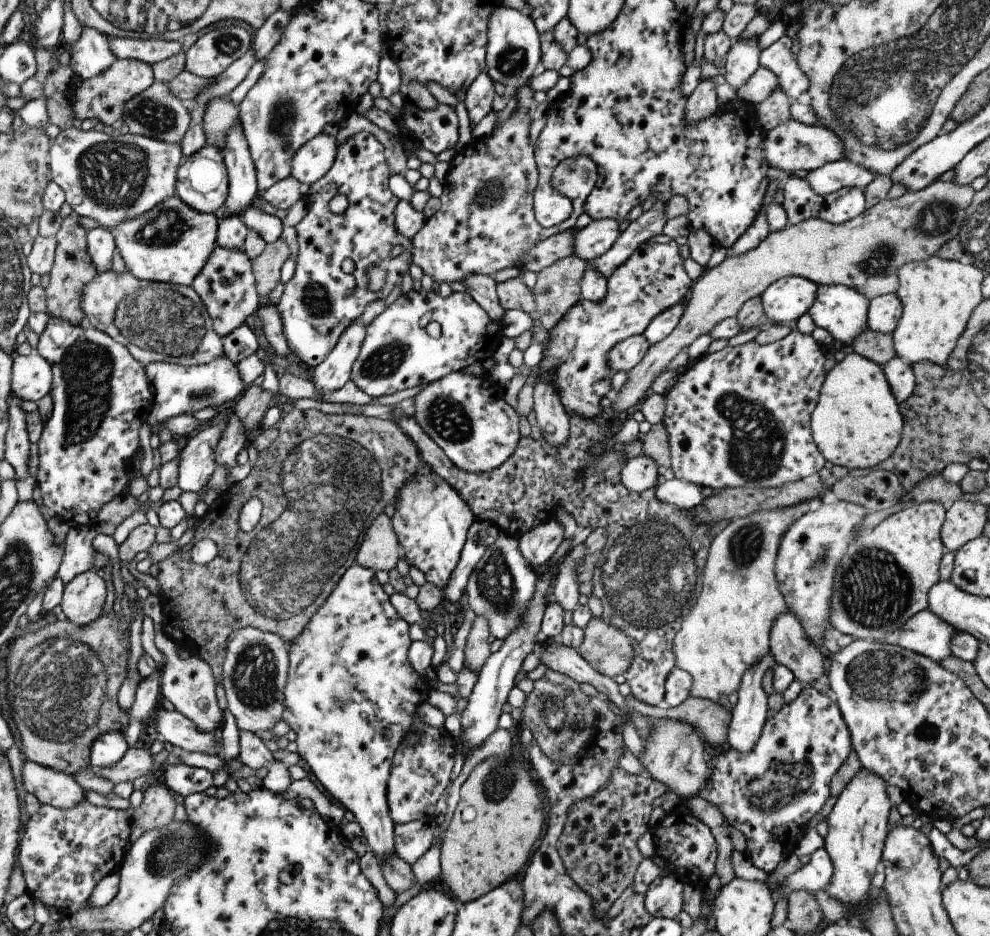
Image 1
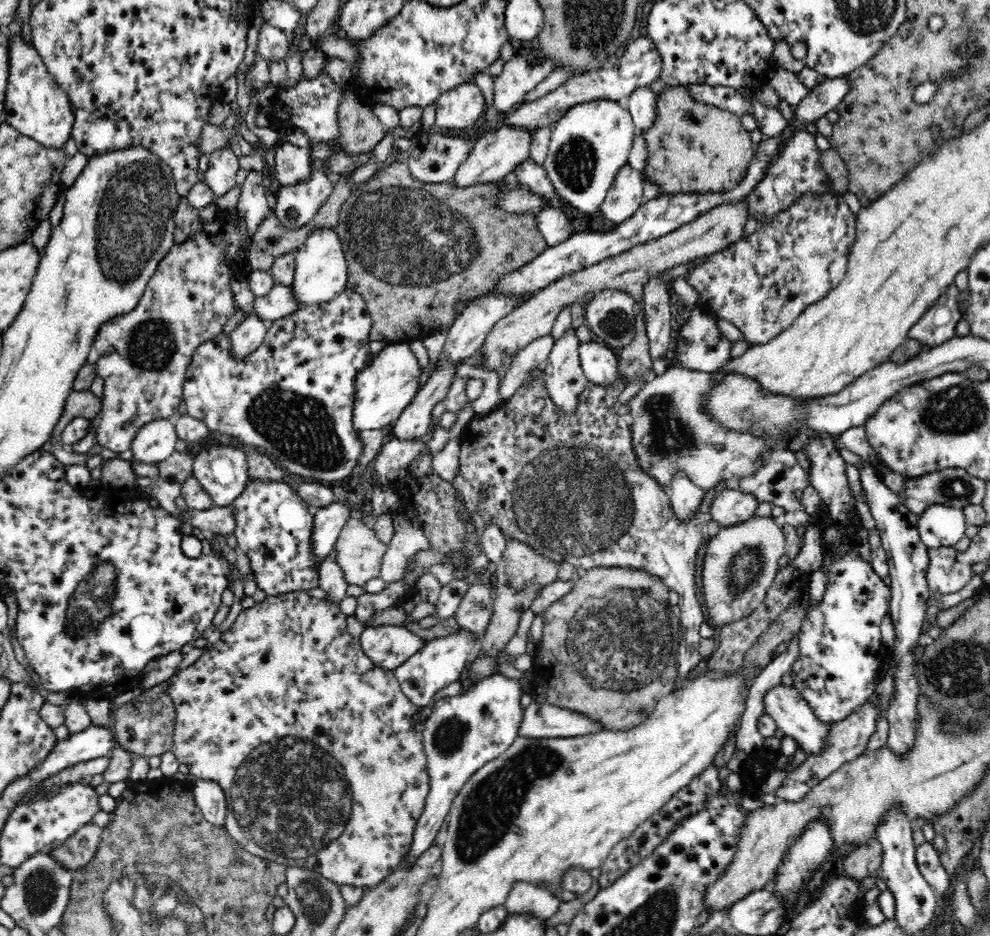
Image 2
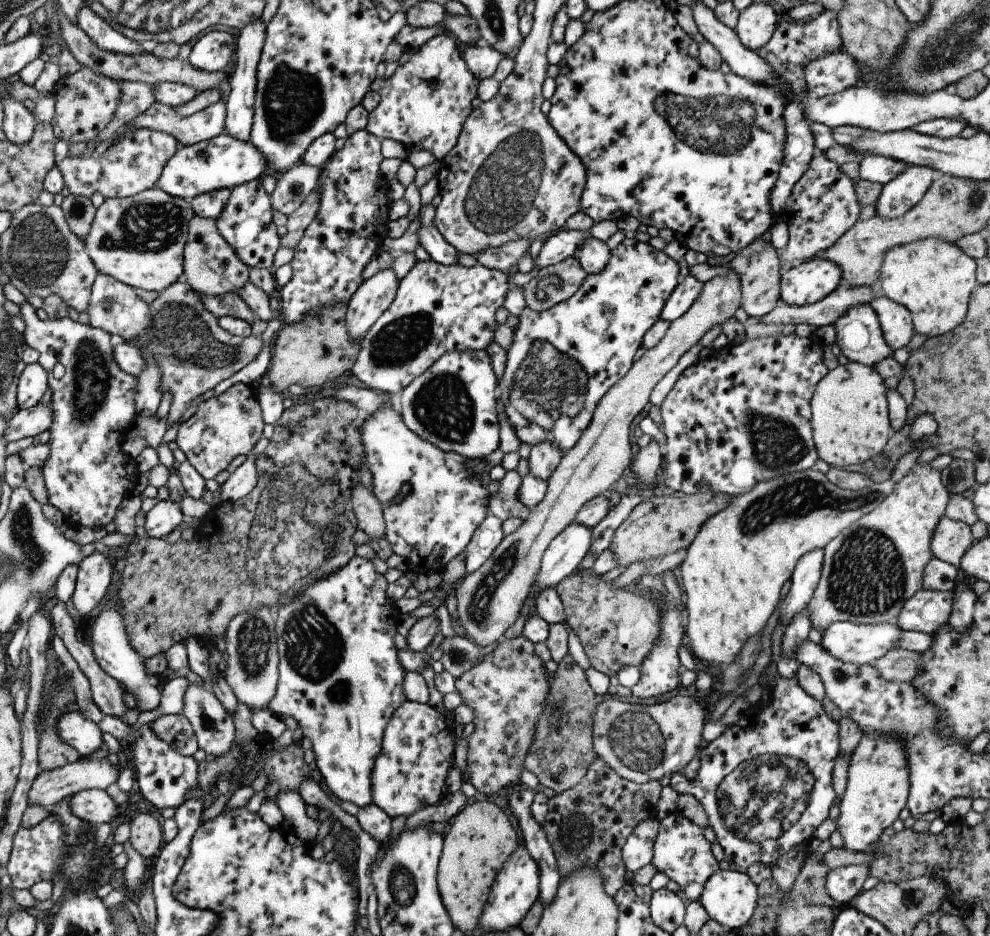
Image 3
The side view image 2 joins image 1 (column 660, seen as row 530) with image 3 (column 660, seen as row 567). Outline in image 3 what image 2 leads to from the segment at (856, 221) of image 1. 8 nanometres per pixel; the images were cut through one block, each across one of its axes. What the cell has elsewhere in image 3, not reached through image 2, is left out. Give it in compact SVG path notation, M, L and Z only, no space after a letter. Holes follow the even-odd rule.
M730 268L726 276L716 276L704 283L692 307L670 323L658 344L636 360L628 373L600 400L590 425L582 432L578 443L564 452L561 464L547 480L546 496L531 510L528 519L516 532L505 536L484 565L475 572L467 573L455 586L457 614L468 638L470 636L476 645L485 647L501 640L519 617L550 542L572 524L584 504L599 495L606 495L614 483L628 475L633 460L630 424L646 408L654 386L706 332L714 326L725 324L735 316L741 305L741 279L736 270Z

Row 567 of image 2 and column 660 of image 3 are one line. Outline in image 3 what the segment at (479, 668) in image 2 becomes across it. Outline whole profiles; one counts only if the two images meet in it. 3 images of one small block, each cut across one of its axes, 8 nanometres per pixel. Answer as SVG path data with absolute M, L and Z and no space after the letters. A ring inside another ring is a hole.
M711 491L683 496L654 496L650 501L642 501L630 512L616 530L608 549L619 559L619 566L627 567L637 561L661 559L680 549L688 549L700 528L718 512L724 511L733 498Z

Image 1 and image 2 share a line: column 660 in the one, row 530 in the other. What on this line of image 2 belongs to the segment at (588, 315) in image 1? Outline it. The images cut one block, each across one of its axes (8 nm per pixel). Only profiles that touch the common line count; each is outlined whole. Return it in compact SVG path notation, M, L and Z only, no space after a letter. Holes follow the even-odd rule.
M249 479L246 488L231 504L236 521L235 535L238 547L246 553L250 559L252 574L258 584L258 589L268 596L283 595L288 592L308 592L314 588L320 588L319 567L314 561L314 515L310 513L310 507L306 501L284 480L260 480Z

